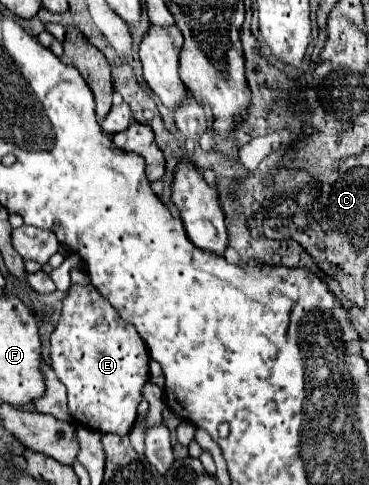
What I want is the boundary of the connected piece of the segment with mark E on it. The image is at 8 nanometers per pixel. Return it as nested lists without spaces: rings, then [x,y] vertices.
[[[71,283],[67,297],[63,299],[61,319],[51,335],[51,367],[69,393],[69,411],[77,425],[89,427],[101,433],[127,435],[137,419],[137,405],[143,401],[143,387],[149,381],[149,353],[145,341],[139,337],[133,325],[127,325],[115,309],[103,299],[93,285]]]

